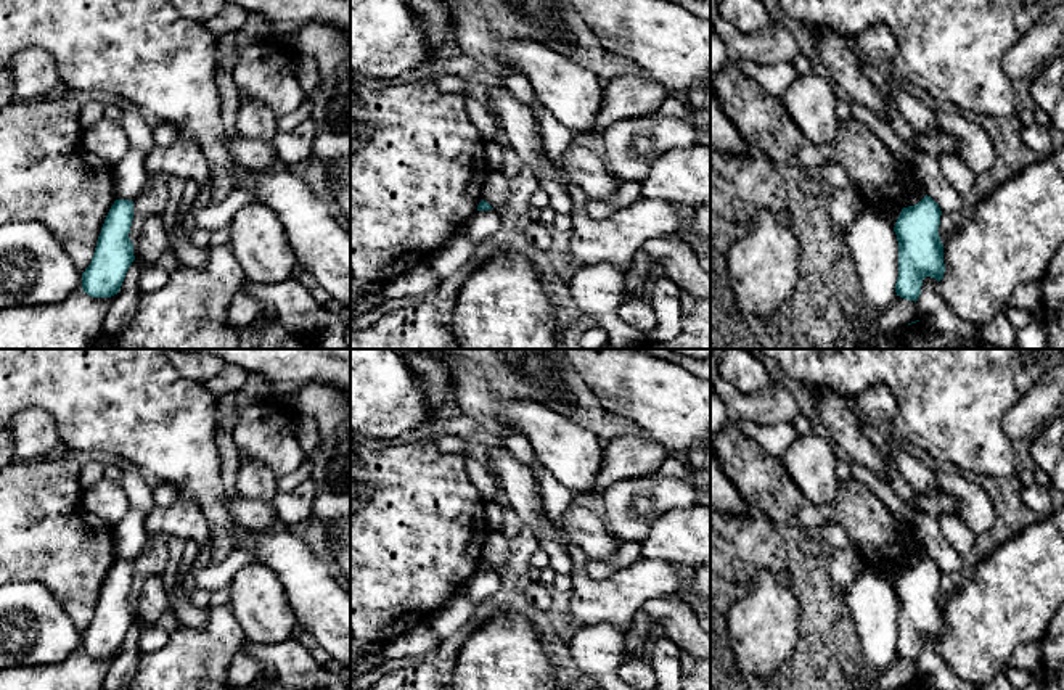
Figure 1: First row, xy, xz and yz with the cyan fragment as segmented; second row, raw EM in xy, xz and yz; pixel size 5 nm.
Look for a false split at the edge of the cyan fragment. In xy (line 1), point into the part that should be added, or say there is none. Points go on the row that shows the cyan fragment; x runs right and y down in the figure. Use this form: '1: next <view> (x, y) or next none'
1: next none

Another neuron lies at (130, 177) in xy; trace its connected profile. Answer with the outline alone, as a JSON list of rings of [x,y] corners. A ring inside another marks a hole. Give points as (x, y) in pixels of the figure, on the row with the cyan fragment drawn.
[[[130,146],[114,166],[116,199],[135,201],[143,193],[151,179],[145,170],[145,158],[145,153]]]

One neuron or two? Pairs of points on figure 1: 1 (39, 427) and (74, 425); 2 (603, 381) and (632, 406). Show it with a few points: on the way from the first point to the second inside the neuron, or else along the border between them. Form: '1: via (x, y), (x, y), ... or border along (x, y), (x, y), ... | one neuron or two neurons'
1: border along (21, 409), (44, 409), (53, 418), (61, 441) | two neurons
2: via (609, 383), (626, 399) | one neuron

